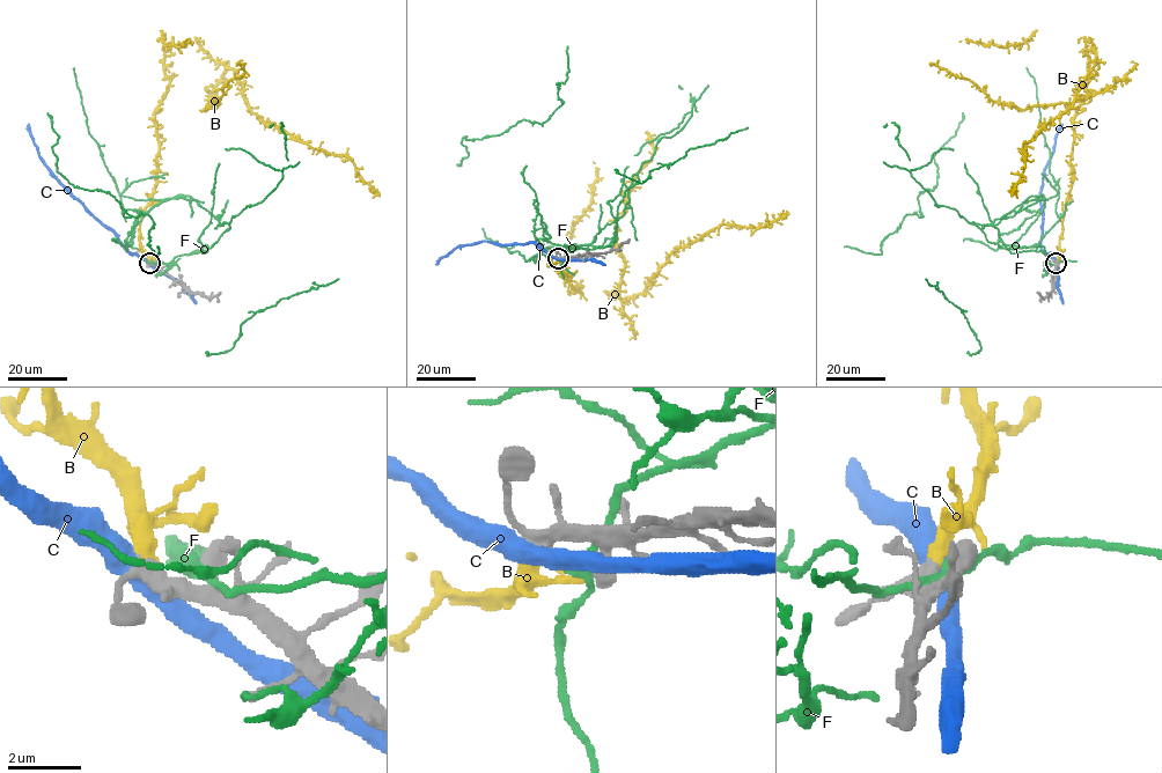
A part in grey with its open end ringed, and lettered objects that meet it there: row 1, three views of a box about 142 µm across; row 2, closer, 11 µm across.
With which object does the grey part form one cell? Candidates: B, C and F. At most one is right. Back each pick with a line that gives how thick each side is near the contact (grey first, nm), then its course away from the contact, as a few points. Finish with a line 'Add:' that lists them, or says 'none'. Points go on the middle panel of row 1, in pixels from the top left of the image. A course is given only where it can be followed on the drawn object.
B: 280 nm thick on the grey side, 420 nm on the other
Add: B

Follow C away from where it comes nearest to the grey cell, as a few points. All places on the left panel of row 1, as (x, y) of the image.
C: (148, 263), (131, 254), (118, 237), (63, 184), (39, 155), (28, 124)

